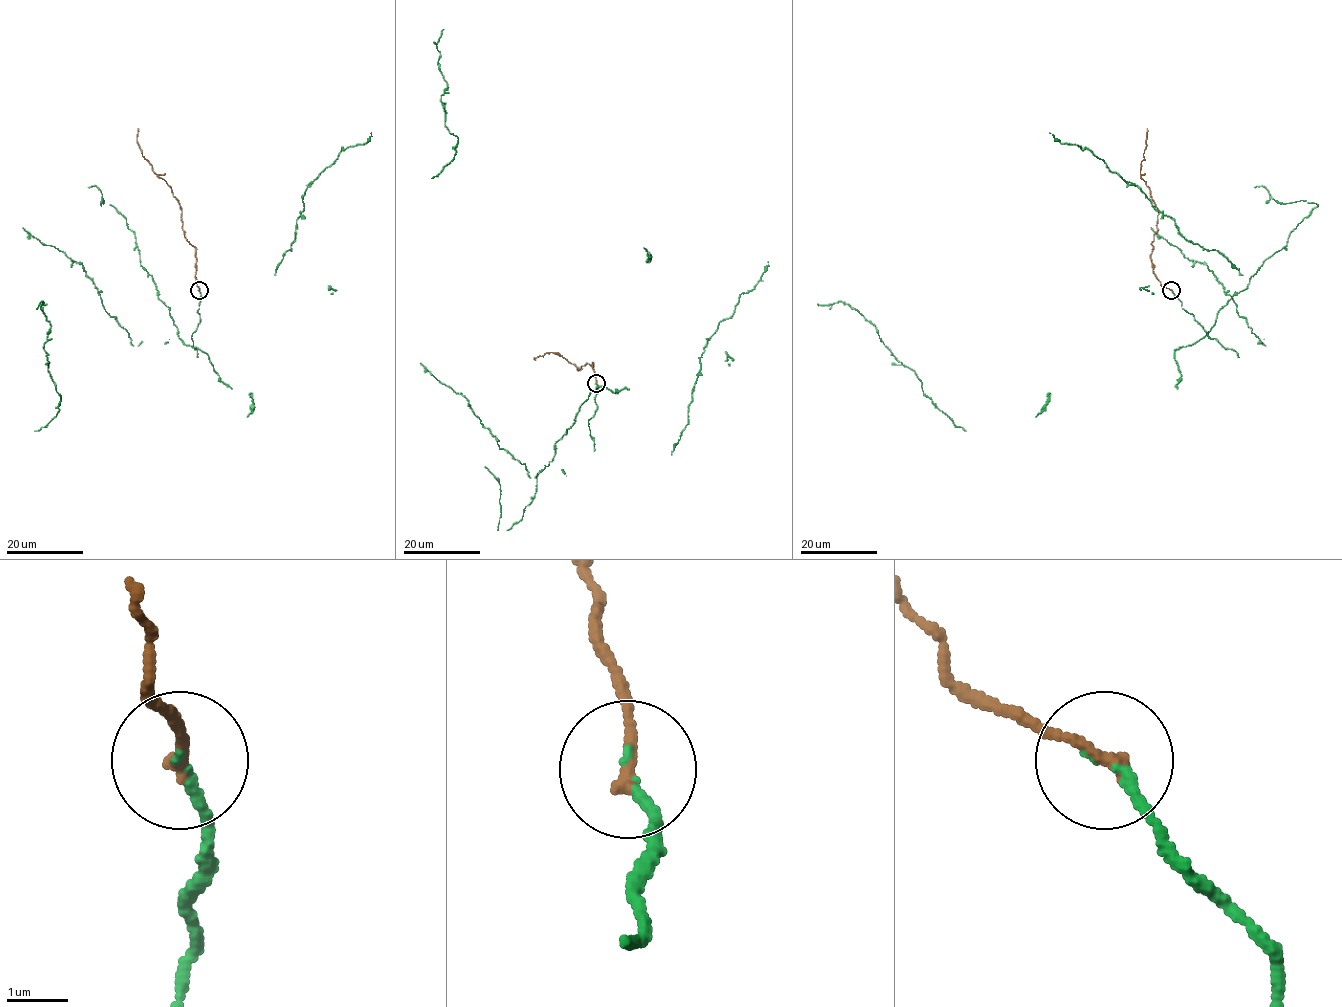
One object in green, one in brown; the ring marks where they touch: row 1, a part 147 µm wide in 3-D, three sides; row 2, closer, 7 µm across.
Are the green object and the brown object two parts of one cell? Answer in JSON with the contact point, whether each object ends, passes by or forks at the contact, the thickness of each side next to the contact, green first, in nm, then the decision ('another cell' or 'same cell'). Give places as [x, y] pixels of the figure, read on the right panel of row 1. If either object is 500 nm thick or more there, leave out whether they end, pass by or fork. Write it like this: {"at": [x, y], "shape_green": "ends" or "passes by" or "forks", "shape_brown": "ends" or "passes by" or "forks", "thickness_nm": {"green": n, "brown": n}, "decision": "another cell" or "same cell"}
{"at": [1171, 290], "shape_green": "ends", "shape_brown": "ends", "thickness_nm": {"green": 130, "brown": 200}, "decision": "same cell"}

